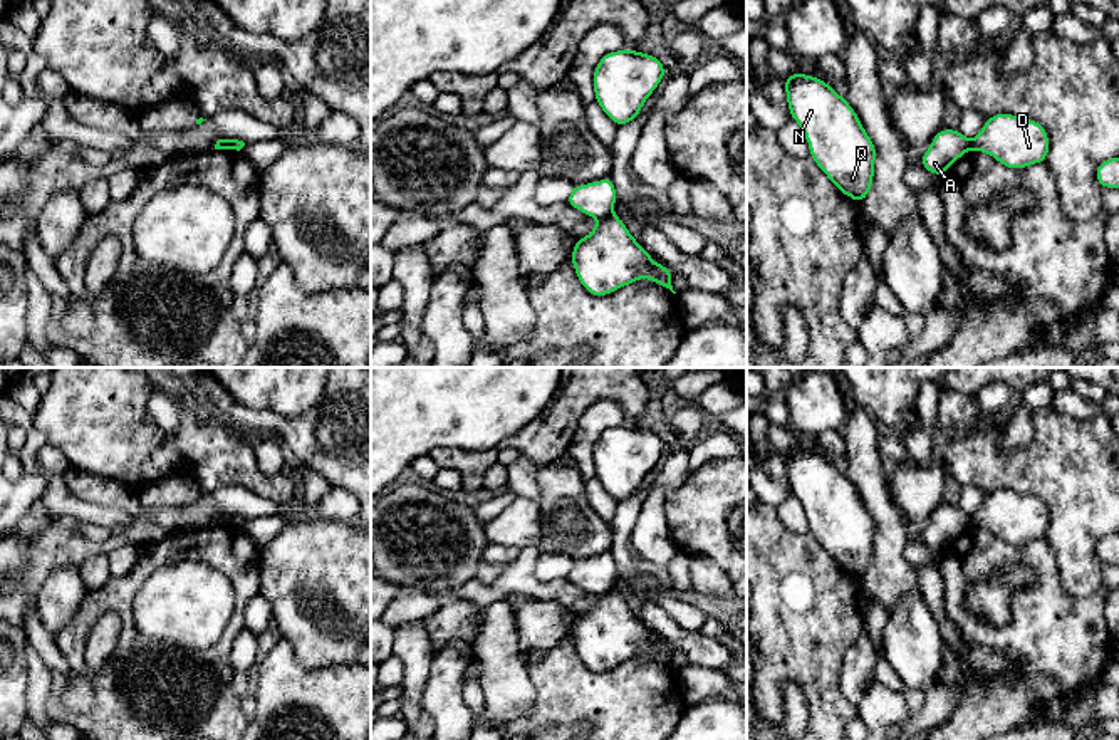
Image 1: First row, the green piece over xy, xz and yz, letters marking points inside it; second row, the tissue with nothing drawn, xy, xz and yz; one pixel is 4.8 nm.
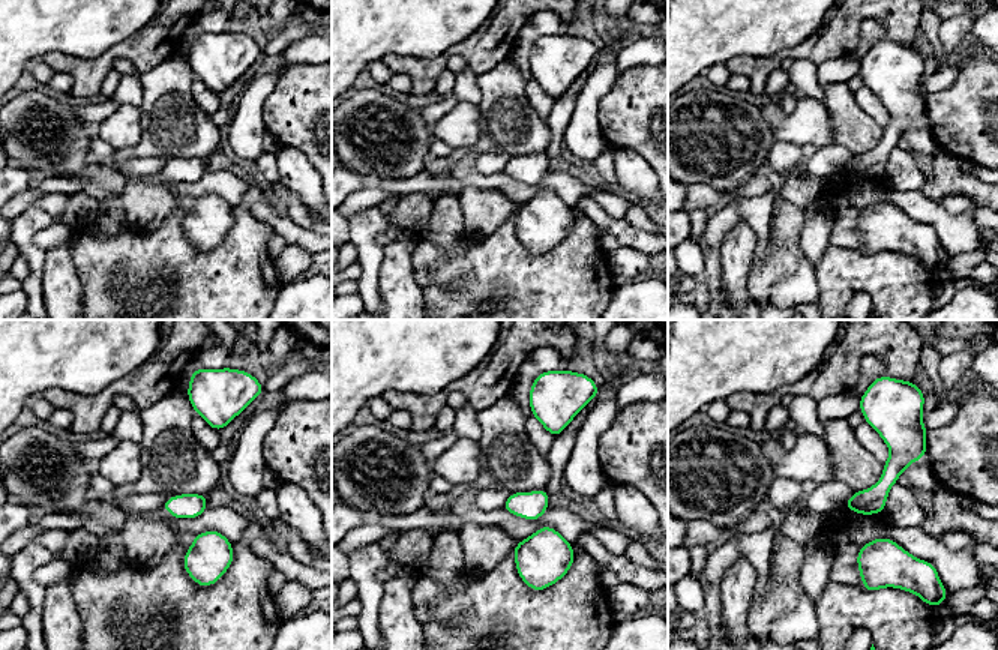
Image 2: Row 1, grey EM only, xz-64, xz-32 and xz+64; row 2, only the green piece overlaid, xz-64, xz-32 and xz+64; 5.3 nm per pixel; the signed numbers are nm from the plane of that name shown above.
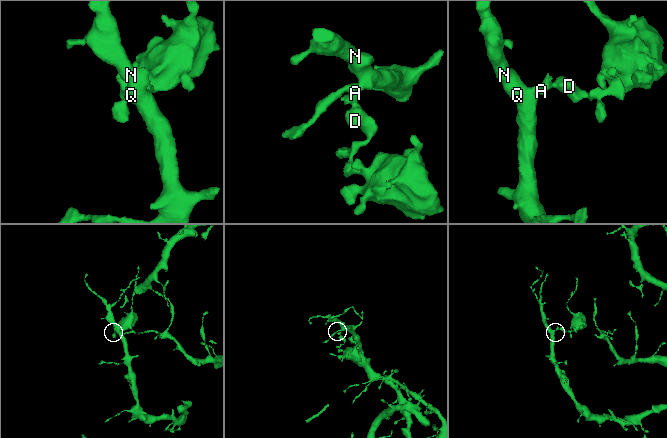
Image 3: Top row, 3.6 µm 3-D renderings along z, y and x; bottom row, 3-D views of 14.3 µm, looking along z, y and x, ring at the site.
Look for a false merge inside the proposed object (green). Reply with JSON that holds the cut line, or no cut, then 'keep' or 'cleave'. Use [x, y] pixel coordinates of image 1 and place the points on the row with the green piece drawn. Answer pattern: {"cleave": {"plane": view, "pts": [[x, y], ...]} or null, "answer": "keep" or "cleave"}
{"cleave": {"plane": "xz", "pts": [[609, 213], [599, 220]]}, "answer": "cleave"}

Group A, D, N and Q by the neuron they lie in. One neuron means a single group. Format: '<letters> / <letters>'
A N Q / D

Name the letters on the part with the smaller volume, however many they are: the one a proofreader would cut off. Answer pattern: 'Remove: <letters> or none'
Remove: D

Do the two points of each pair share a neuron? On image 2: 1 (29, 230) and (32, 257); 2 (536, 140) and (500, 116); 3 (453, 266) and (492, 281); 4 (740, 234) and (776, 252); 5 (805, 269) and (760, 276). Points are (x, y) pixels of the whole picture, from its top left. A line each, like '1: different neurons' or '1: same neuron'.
1: same neuron
2: same neuron
3: different neurons
4: different neurons
5: different neurons

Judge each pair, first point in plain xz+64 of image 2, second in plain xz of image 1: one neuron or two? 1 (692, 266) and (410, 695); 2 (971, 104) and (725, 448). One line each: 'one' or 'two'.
1: two
2: two

